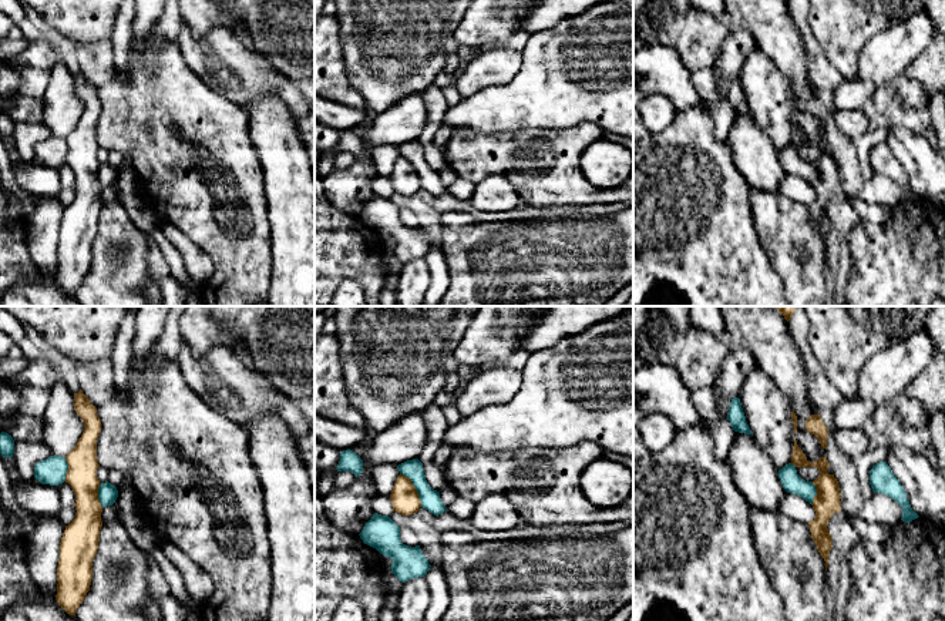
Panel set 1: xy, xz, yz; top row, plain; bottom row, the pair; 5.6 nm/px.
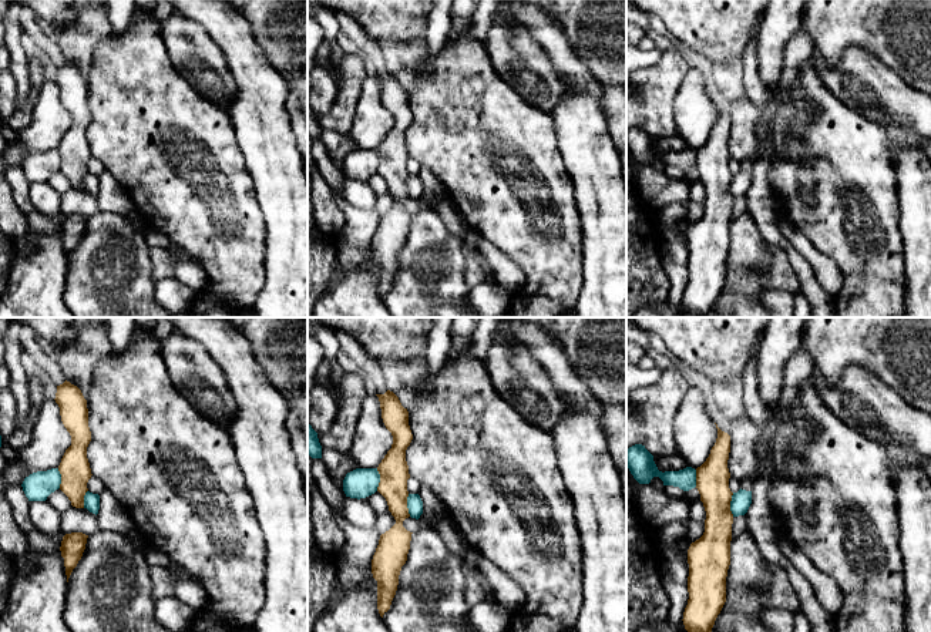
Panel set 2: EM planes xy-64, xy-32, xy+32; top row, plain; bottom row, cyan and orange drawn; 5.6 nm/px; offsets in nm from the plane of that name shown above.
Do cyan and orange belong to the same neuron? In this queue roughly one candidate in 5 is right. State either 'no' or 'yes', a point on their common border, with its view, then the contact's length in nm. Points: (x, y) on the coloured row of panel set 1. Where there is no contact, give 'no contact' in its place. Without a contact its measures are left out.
no; contact xz (416, 489); length 220 nm

